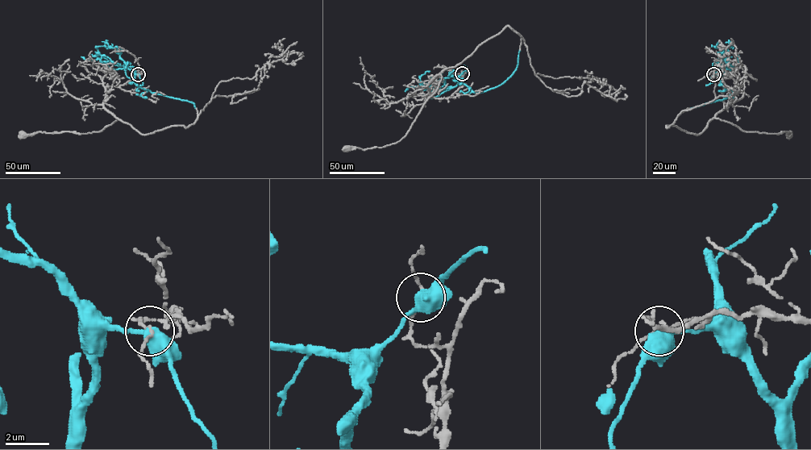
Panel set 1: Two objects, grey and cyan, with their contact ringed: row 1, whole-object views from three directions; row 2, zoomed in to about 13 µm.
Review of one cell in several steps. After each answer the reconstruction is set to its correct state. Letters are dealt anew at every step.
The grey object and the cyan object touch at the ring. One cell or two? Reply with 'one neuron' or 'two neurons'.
one neuron

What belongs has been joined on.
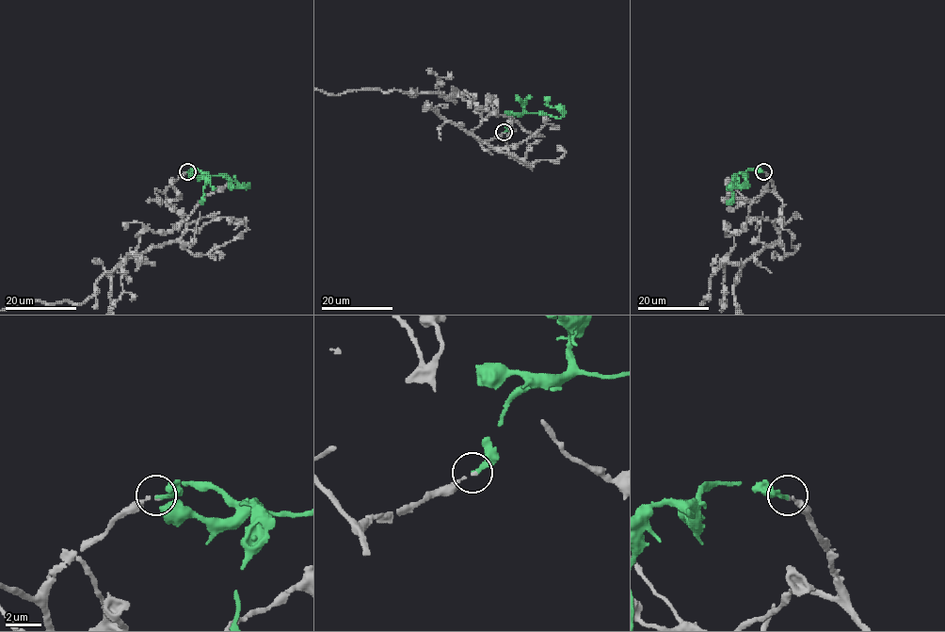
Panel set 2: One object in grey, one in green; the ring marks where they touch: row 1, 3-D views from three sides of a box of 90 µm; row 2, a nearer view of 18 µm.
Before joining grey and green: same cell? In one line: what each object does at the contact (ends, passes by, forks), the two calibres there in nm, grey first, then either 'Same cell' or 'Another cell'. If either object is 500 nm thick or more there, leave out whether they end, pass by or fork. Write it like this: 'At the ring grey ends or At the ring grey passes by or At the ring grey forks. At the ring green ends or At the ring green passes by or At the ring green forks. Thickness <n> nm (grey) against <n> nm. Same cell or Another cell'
At the ring grey ends. At the ring green ends. Thickness 160 nm (grey) against 240 nm. Same cell

